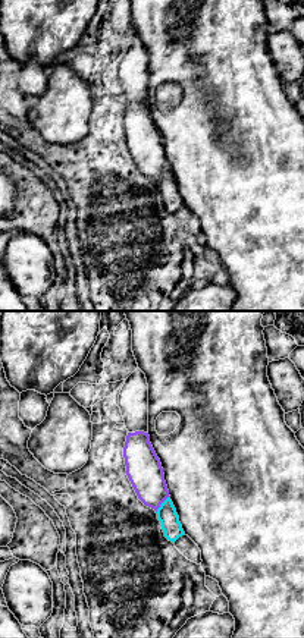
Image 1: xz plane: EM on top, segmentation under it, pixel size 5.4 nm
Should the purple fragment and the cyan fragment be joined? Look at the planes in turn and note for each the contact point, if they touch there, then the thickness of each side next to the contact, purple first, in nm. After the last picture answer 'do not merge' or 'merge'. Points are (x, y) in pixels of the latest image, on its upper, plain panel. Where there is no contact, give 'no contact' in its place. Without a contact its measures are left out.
(160, 175) | 190/110 nm

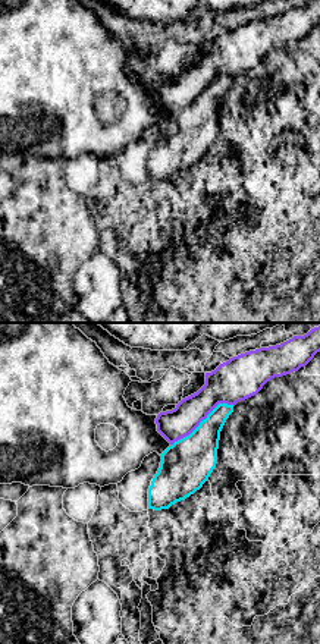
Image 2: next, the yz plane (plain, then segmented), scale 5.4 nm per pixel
(203, 90) | 220/260 nm

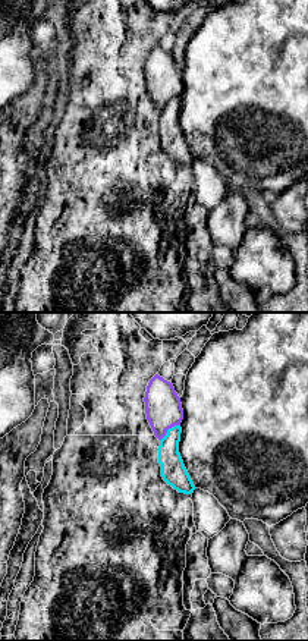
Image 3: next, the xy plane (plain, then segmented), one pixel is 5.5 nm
(167, 100) | 200/140 nm

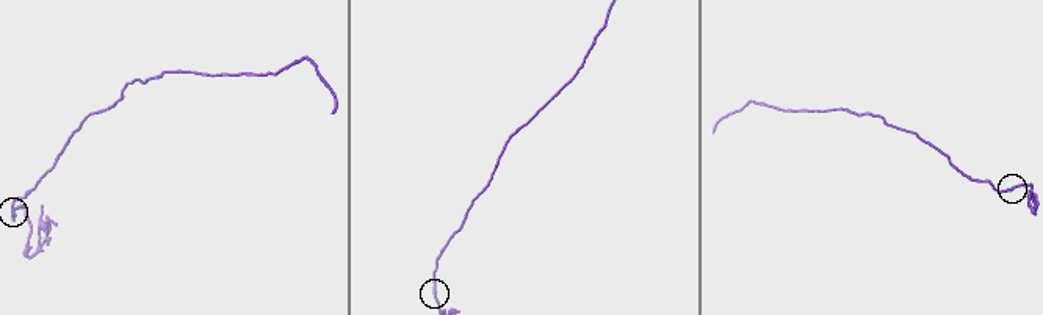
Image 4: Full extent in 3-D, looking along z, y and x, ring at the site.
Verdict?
do not merge

